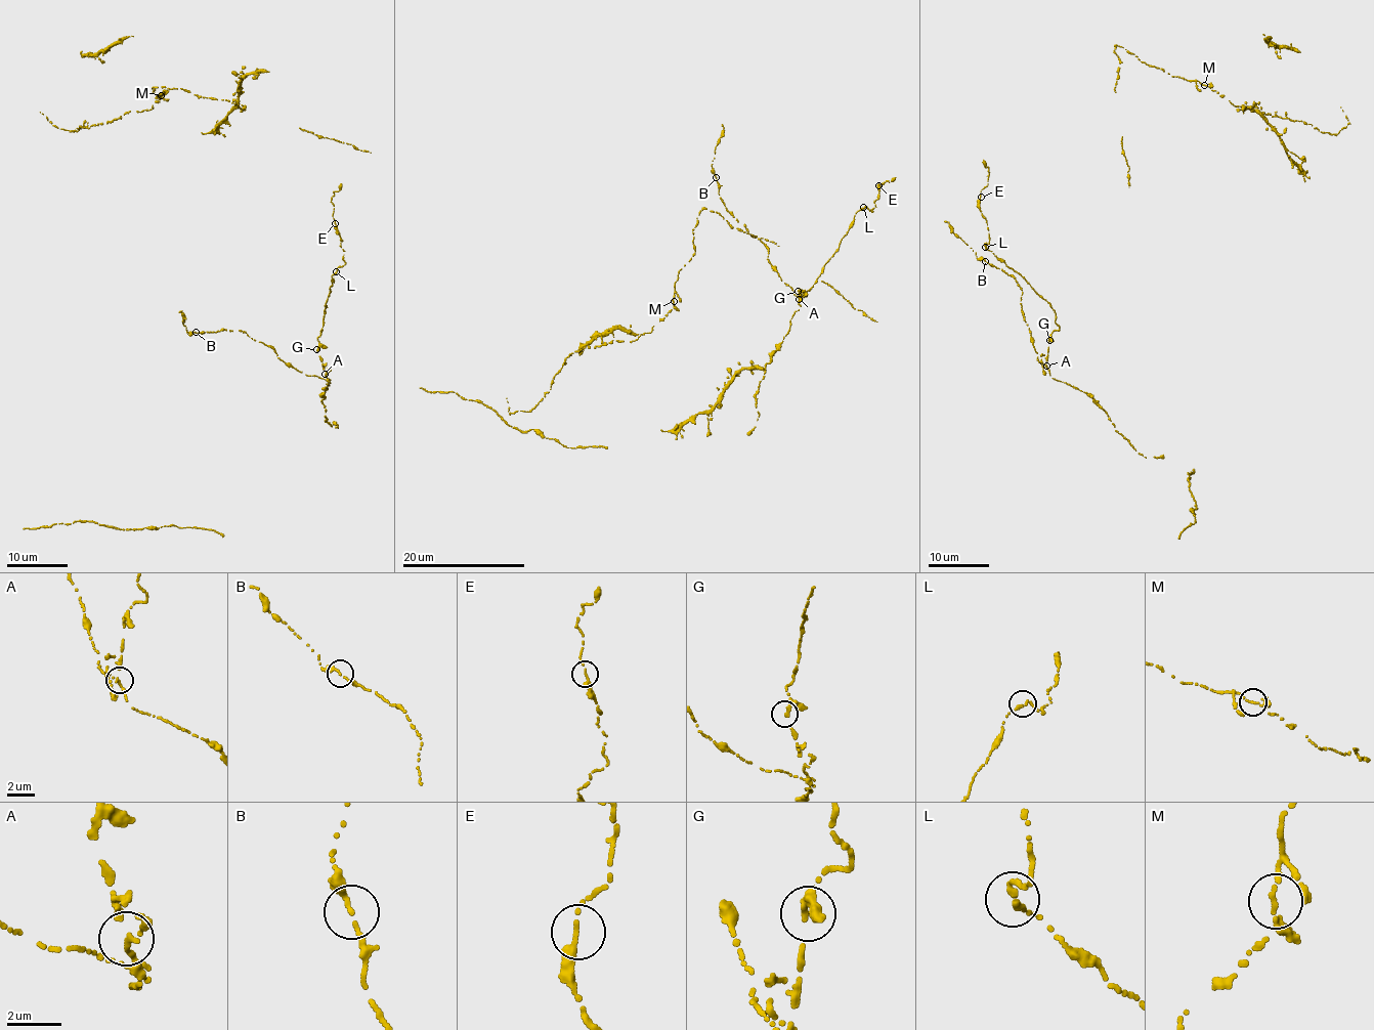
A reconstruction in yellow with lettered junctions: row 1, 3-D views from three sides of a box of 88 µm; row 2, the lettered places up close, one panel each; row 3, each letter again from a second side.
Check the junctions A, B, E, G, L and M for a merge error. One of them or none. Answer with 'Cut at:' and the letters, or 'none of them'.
Cut at: A

